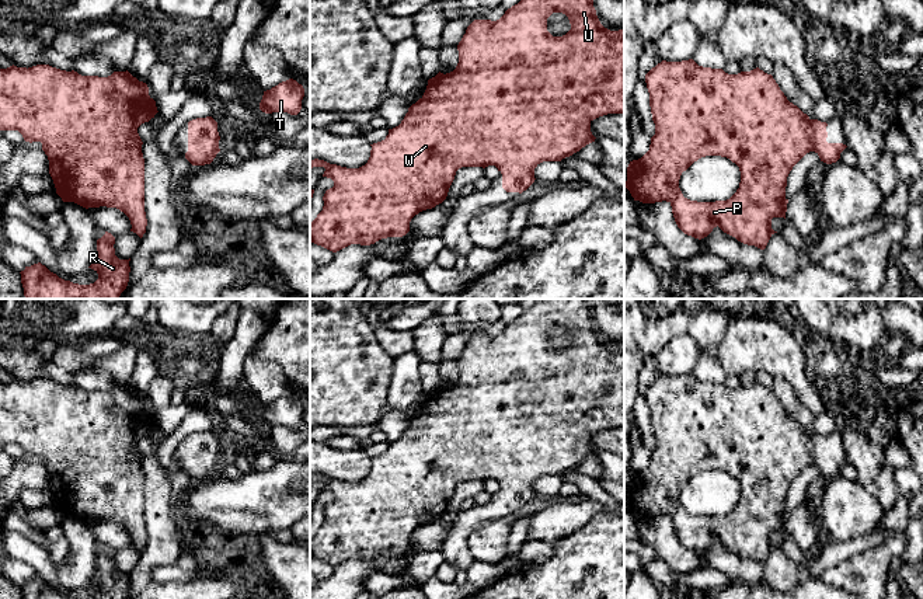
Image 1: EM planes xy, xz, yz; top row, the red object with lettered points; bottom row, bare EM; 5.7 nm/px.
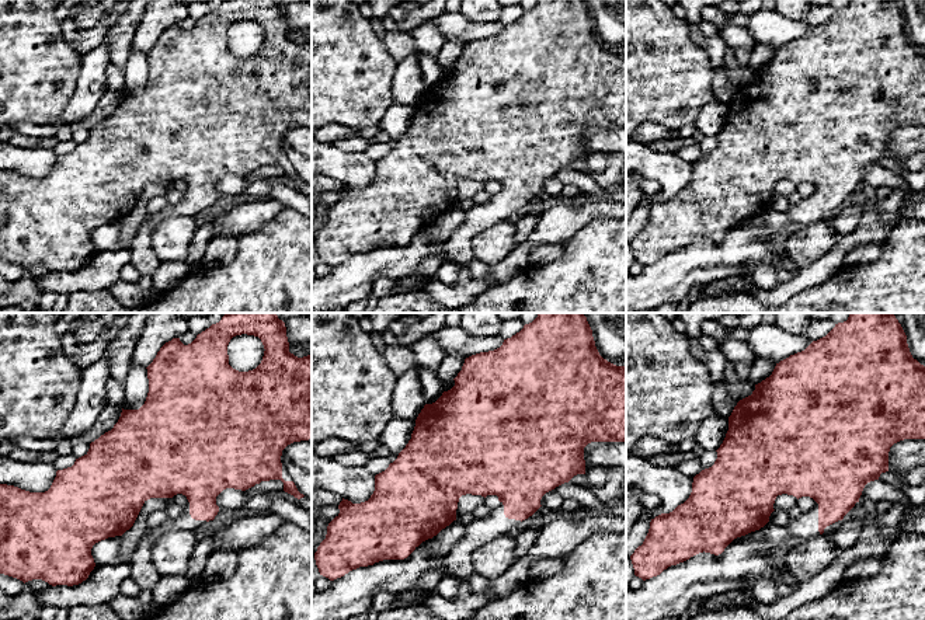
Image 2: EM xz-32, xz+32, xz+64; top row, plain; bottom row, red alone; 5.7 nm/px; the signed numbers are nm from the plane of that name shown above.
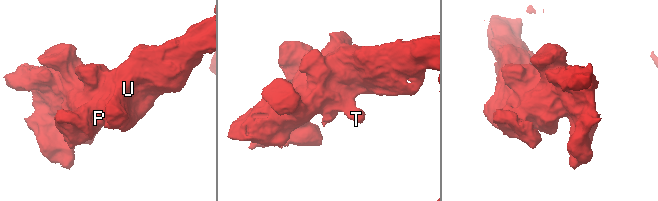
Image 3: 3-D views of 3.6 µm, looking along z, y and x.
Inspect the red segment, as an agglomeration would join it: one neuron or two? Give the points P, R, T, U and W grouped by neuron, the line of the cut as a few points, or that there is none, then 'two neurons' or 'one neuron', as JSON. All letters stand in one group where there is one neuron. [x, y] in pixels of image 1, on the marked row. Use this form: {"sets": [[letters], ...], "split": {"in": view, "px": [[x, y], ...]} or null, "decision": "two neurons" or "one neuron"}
{"sets": [["P", "R", "T", "U", "W"]], "split": null, "decision": "one neuron"}

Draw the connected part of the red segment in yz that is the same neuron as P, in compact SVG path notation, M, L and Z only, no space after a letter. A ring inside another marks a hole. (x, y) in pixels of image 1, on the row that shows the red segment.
M693 59L682 62L662 60L645 74L645 83L649 93L655 135L651 137L649 150L641 159L630 161L626 188L634 201L642 203L669 202L678 227L685 234L699 240L707 237L718 226L738 241L764 250L770 237L777 233L772 229L772 219L786 219L788 203L786 187L793 167L809 152L815 152L821 161L826 164L836 163L840 153L847 147L843 143L828 143L828 123L811 119L790 102L773 76L759 67L728 74L722 69L699 66ZM706 156L727 157L739 167L739 188L729 199L697 202L683 196L679 188L682 173Z

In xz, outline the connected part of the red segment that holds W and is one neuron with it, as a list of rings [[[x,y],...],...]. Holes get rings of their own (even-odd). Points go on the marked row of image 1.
[[[520,0],[505,11],[497,20],[474,20],[466,29],[462,41],[457,45],[459,63],[450,73],[438,73],[428,80],[424,95],[408,108],[401,123],[389,129],[384,140],[370,144],[370,157],[368,163],[359,168],[346,168],[337,164],[330,164],[324,160],[310,160],[310,168],[324,167],[323,177],[331,178],[334,187],[327,189],[323,201],[323,210],[310,223],[310,241],[321,245],[332,253],[337,253],[351,244],[370,245],[387,237],[403,237],[410,231],[411,219],[422,210],[432,209],[442,203],[454,180],[456,171],[462,167],[488,167],[495,166],[502,174],[502,188],[506,192],[522,194],[534,182],[534,168],[543,161],[561,161],[565,157],[579,152],[586,144],[595,142],[591,132],[591,122],[607,114],[624,114],[624,29],[610,31],[605,28],[593,7],[593,0]],[[553,13],[562,13],[568,17],[571,29],[562,36],[553,36],[547,31],[547,18]]]

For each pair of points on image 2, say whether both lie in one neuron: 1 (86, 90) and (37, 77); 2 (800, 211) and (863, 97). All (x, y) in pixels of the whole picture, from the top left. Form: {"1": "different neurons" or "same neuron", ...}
{"1": "different neurons", "2": "same neuron"}

